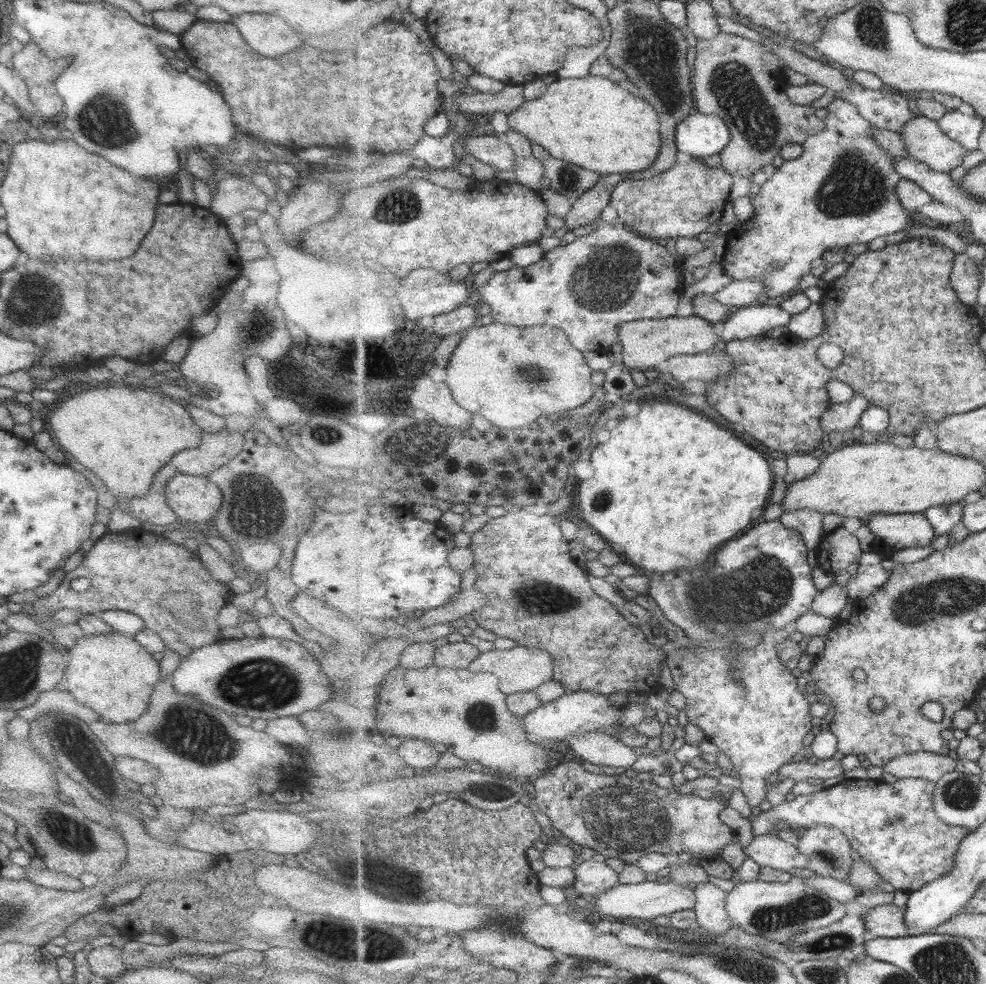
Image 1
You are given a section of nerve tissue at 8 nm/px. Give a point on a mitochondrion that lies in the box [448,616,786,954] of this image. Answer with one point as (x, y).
(626, 818)

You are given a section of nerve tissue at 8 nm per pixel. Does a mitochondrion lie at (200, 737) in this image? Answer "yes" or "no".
yes

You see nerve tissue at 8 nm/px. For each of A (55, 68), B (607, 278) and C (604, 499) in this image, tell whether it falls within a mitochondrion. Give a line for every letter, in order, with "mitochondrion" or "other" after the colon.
A: other
B: mitochondrion
C: mitochondrion

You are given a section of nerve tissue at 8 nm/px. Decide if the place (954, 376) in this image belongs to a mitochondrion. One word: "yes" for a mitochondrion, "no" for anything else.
no

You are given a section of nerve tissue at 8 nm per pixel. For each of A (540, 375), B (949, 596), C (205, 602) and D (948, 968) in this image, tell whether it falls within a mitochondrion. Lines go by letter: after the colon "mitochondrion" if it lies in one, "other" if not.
A: mitochondrion
B: mitochondrion
C: other
D: mitochondrion

